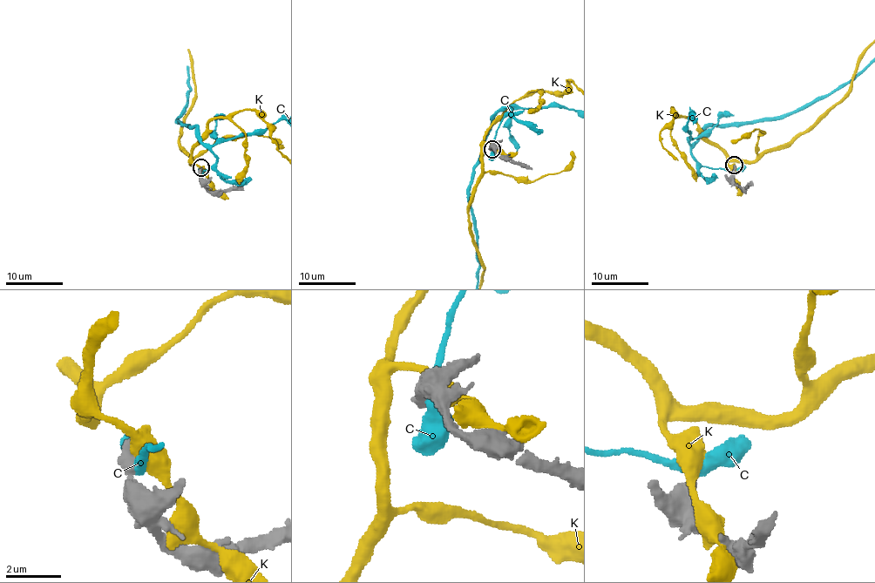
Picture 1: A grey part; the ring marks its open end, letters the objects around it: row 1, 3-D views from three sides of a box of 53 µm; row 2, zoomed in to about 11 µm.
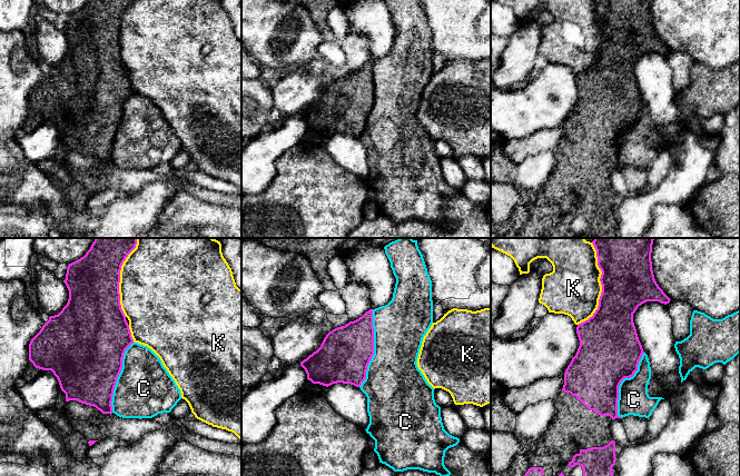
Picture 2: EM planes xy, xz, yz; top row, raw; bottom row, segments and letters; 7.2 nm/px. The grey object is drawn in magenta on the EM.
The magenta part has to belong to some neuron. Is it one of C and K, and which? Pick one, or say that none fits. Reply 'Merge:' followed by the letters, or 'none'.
Merge: none

